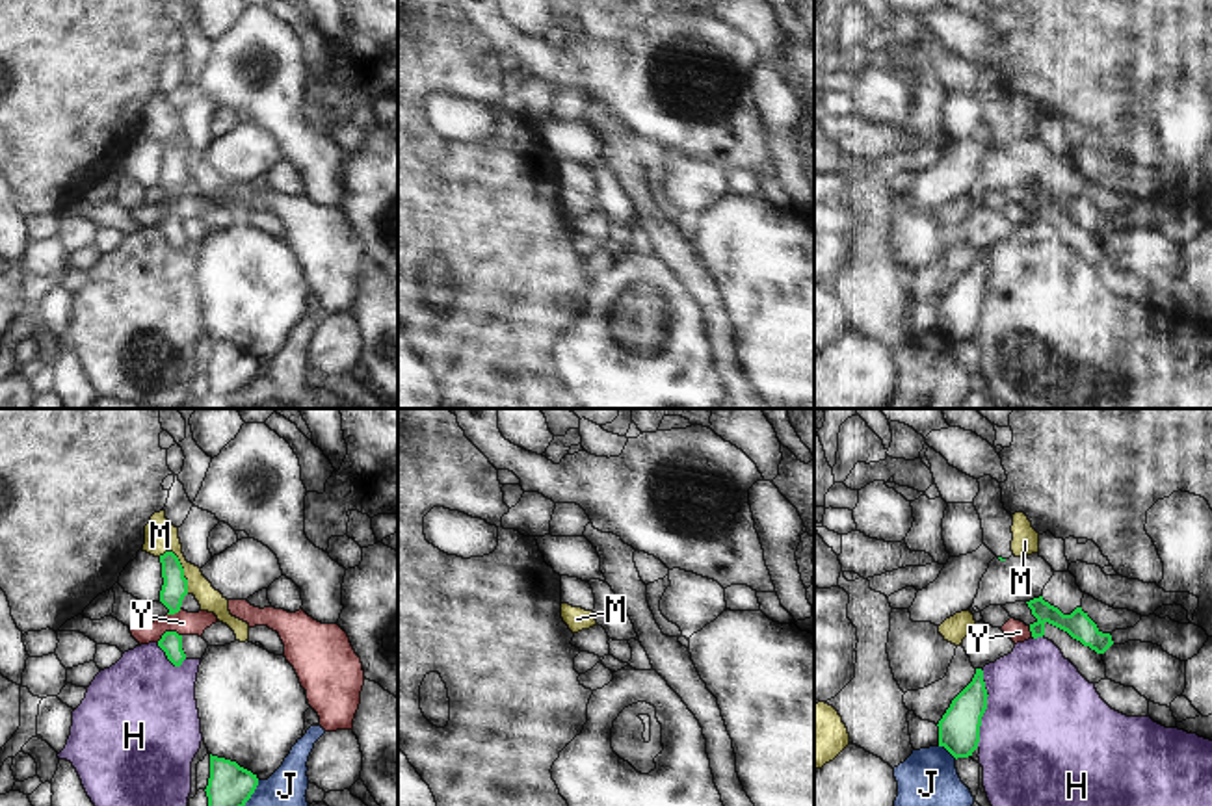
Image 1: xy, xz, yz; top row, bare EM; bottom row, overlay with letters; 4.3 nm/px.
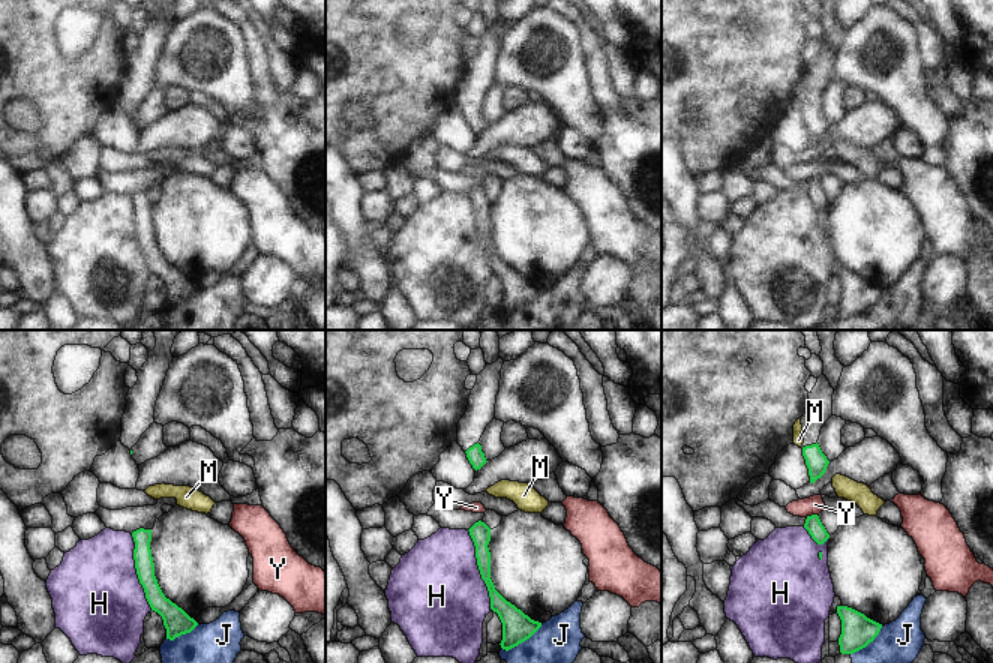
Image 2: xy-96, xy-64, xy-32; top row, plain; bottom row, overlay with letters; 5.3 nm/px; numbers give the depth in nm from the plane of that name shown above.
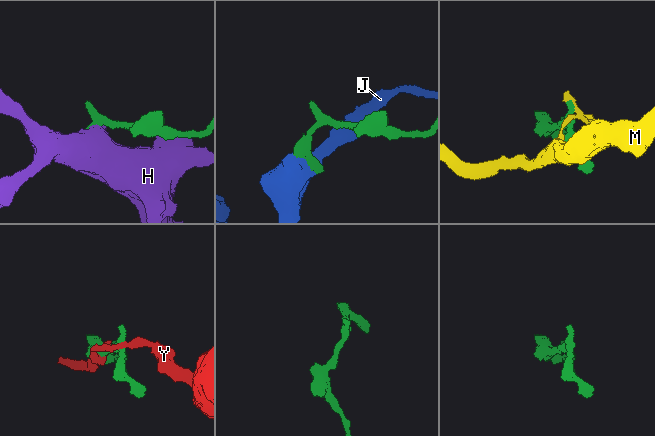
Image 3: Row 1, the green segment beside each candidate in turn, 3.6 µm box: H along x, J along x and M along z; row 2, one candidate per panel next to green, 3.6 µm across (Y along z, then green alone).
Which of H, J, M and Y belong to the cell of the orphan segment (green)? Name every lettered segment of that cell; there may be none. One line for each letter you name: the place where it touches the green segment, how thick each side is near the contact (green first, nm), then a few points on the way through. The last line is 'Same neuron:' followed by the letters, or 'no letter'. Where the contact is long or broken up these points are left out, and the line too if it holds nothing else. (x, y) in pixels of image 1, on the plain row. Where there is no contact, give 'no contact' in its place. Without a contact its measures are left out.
Same neuron: no letter

